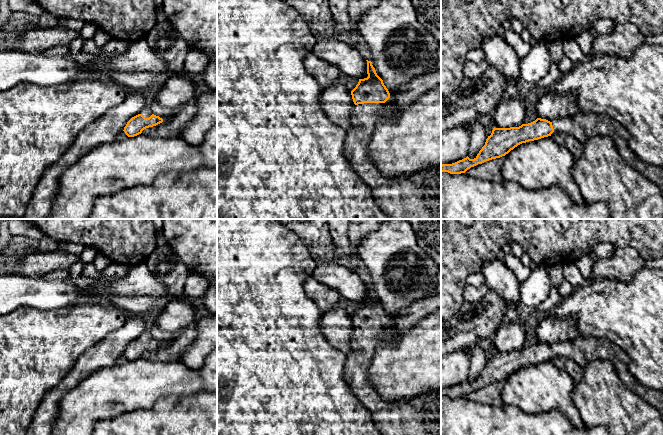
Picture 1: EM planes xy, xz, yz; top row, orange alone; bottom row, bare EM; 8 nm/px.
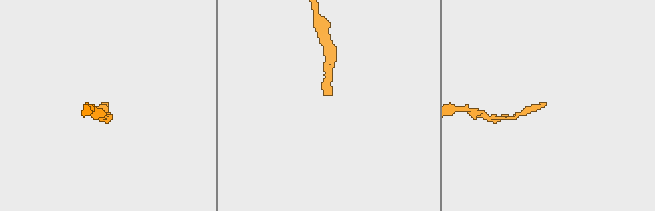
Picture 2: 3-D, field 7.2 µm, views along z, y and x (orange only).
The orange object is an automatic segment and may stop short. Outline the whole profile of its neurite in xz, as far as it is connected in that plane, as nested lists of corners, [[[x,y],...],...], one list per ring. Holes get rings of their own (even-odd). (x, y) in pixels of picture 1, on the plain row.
[[[366,285],[368,301],[359,303],[351,315],[356,330],[351,335],[349,350],[346,353],[344,380],[360,403],[370,412],[382,435],[441,435],[441,391],[421,394],[407,401],[392,402],[384,400],[370,382],[368,371],[376,348],[383,343],[395,341],[400,330],[389,324],[390,317],[383,304],[377,299],[372,286]]]

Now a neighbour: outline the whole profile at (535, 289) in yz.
[[[538,265],[531,270],[528,278],[520,283],[520,300],[525,305],[537,308],[548,297],[551,287],[546,266]]]

